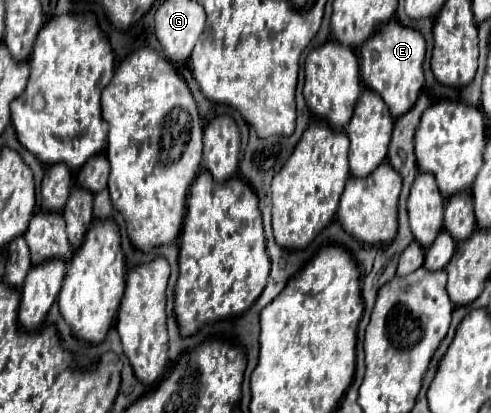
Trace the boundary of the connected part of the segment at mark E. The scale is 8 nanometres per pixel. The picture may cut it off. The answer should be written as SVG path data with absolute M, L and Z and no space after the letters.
M397 21L387 23L379 35L373 35L361 47L361 77L369 89L379 93L387 103L391 115L397 119L407 113L419 99L423 79L423 57L425 57L425 39L419 31L399 25Z

